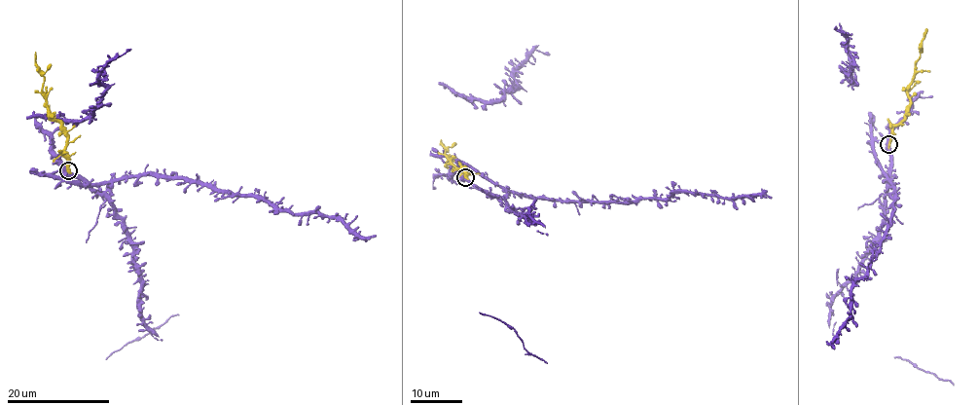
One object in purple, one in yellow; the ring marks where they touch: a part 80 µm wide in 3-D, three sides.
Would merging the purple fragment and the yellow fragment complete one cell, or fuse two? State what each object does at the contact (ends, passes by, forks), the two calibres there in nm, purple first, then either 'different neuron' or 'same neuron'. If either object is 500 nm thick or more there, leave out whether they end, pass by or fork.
calibres 700 and 500 nm; different neuron

